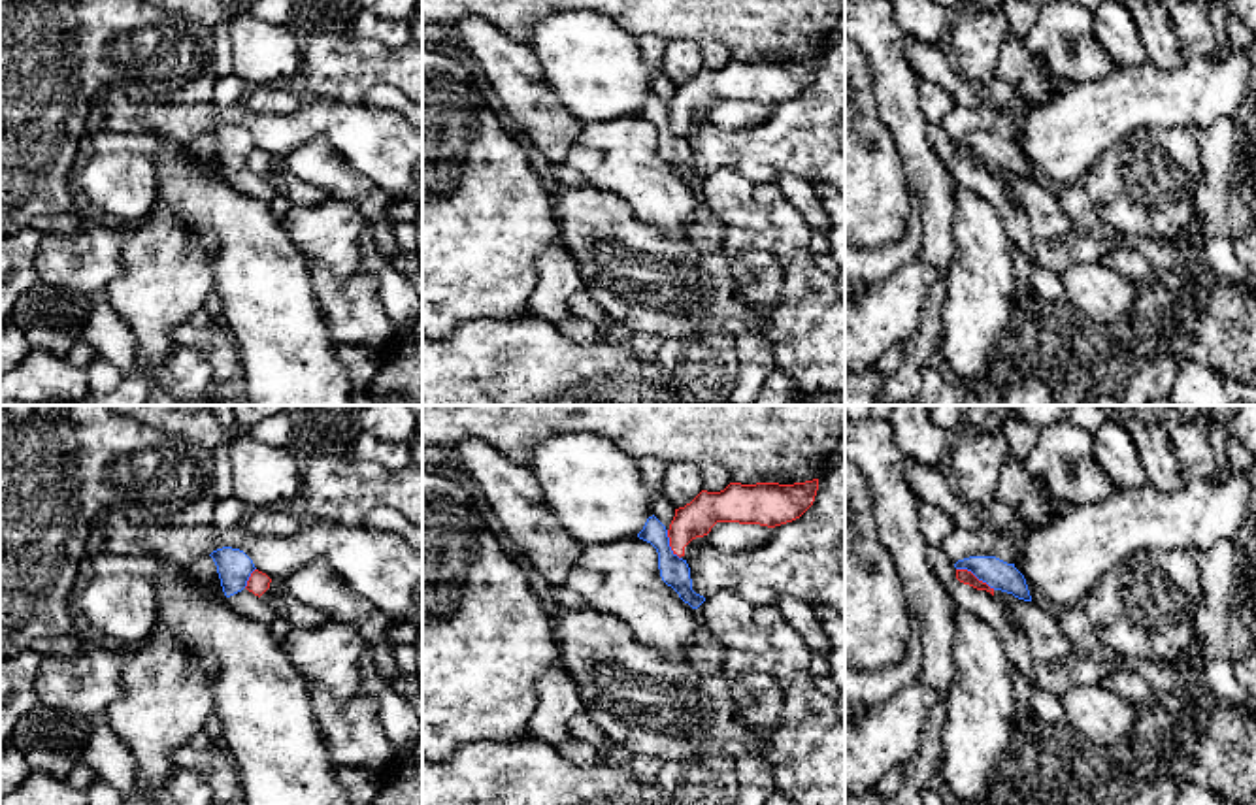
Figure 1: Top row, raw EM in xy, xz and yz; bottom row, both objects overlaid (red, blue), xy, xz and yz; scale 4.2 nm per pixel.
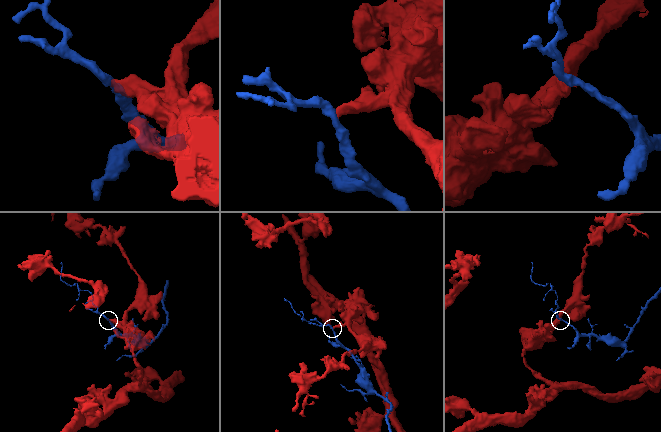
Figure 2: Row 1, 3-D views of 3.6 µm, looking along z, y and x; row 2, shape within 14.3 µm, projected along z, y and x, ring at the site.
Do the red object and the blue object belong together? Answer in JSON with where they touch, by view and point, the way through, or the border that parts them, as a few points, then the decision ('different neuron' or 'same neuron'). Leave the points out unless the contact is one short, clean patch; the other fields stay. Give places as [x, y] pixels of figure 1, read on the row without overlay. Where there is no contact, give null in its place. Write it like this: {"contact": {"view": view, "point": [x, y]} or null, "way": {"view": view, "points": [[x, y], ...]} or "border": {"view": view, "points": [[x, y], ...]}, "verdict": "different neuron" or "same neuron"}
{"contact": {"view": "yz", "point": [974, 153]}, "border": {"view": "yz", "points": [[957, 146], [970, 147], [994, 166]]}, "verdict": "different neuron"}

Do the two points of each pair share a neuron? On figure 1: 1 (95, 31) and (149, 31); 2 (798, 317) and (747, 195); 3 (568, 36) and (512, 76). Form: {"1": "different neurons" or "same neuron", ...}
{"1": "same neuron", "2": "same neuron", "3": "different neurons"}

